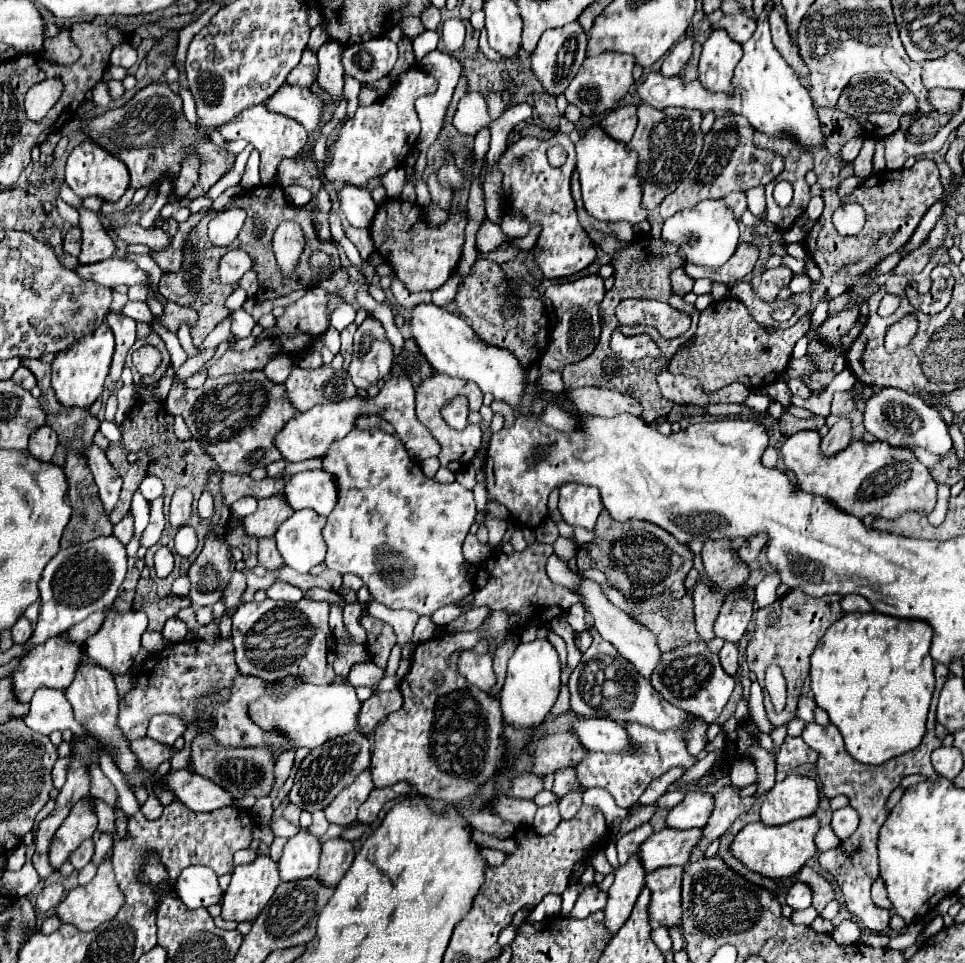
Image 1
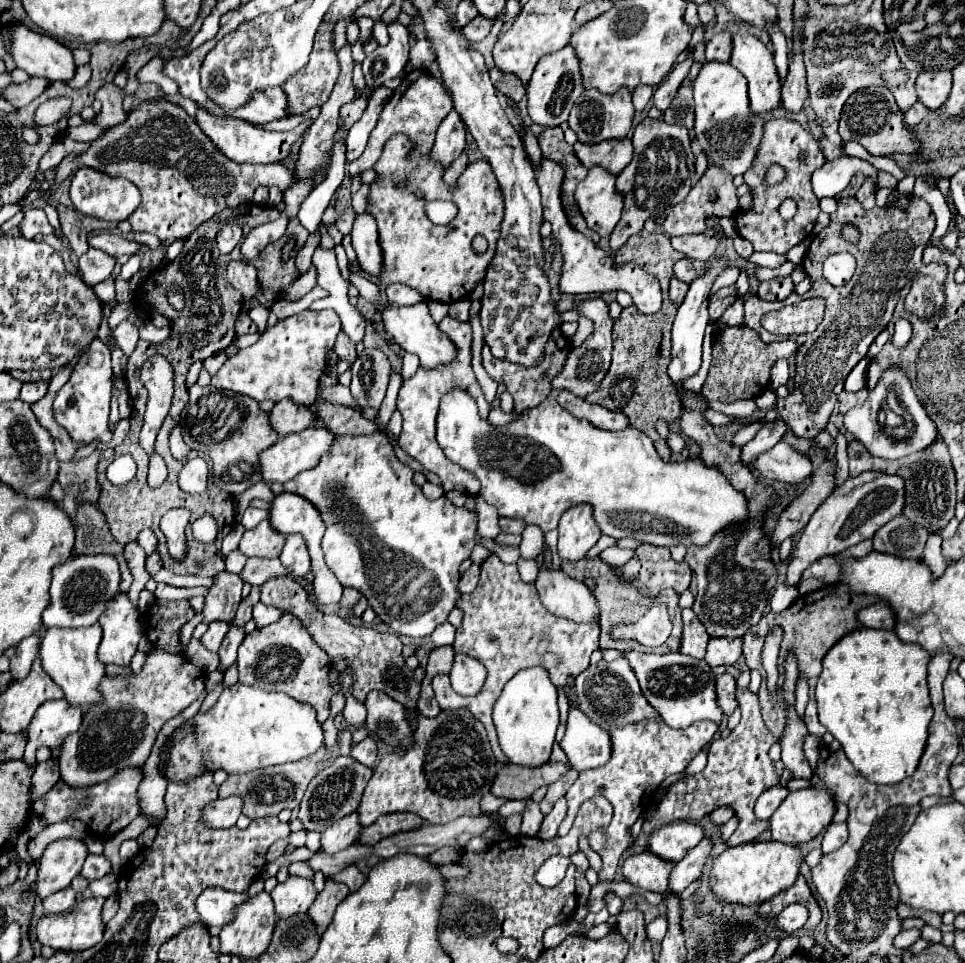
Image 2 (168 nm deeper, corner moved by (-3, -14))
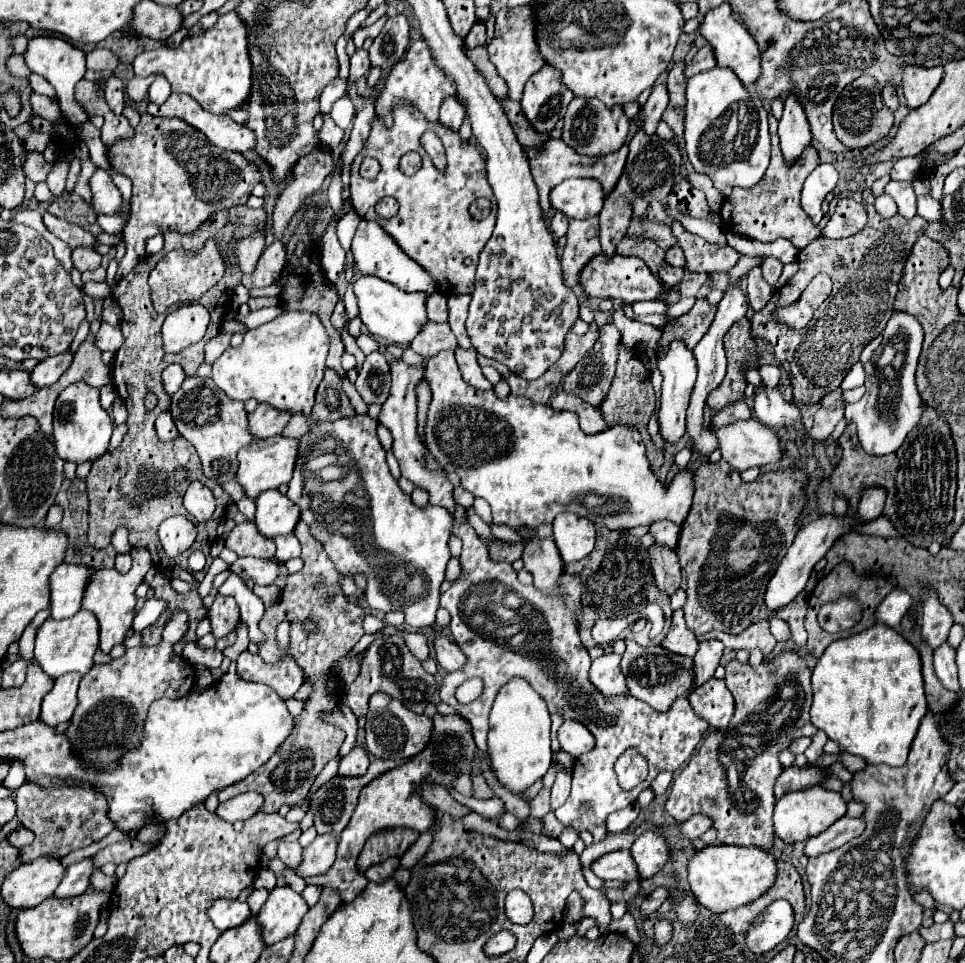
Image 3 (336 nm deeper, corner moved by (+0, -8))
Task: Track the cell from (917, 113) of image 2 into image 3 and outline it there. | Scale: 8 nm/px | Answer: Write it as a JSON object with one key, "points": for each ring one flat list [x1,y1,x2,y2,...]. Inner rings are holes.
{"points":[[883,86,883,90,881,90,881,96,883,96,883,102,895,112,897,110,897,104,899,104,899,100,897,100,897,92,895,92,895,88,893,86]]}

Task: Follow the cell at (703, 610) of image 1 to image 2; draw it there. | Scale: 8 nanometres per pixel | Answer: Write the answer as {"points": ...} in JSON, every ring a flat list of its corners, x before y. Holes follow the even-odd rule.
{"points":[[692,608,682,610,682,620,684,620,684,634,682,634,680,652,702,660,706,654,710,634,704,630,704,624,700,622,700,618,696,618]]}

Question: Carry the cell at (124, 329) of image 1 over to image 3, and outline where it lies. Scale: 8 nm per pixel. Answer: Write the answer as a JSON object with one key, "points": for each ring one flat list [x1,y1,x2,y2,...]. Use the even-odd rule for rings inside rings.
{"points":[[115,398,111,416,113,416,113,424,115,424,115,426,119,426,119,424,123,424,123,422,127,420,127,410,125,410,125,404,121,402,121,398]]}

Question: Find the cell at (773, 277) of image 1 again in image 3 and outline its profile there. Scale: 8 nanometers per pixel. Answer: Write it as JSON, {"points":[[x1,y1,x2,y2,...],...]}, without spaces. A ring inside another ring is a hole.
{"points":[[767,256,767,258,763,258,761,270,763,270,763,278,765,278,765,282,767,282,767,284,771,284,771,286,775,286,775,282,777,282,777,280,779,280,779,276,781,276,783,264,781,264,777,258]]}

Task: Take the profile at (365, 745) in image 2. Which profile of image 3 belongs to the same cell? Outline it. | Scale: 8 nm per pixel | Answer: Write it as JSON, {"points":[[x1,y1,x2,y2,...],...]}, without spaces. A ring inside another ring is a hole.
{"points":[[353,748,339,762,339,776,363,776,369,768,369,758,363,748]]}

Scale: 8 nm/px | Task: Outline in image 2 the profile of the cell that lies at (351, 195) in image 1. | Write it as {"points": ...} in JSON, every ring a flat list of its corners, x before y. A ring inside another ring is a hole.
{"points":[[362,212,356,216,354,228,352,228,352,246,356,250,360,268,370,276,378,276,382,262,380,262,376,220,372,218,372,214]]}

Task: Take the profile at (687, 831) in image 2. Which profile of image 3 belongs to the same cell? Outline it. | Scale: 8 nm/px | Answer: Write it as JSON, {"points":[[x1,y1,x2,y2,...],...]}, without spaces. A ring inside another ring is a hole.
{"points":[[655,832,641,834,631,846,631,856,637,864,637,872,641,880,653,878,671,860,667,840]]}

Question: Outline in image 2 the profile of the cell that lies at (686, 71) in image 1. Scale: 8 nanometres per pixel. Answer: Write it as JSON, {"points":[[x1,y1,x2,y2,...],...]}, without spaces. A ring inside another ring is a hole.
{"points":[[694,62,692,64,692,70,688,74,688,78,682,82,678,94,674,96,670,108,664,112,664,120,668,124,680,124,680,126,686,126,690,131,694,127,694,106,692,106,692,84,700,72,702,64,700,62]]}

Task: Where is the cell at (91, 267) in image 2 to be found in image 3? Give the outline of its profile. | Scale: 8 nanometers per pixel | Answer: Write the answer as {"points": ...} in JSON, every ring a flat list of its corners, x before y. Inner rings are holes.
{"points":[[77,248,73,250,73,266,79,272,95,270,101,264,101,254,97,254,93,248]]}

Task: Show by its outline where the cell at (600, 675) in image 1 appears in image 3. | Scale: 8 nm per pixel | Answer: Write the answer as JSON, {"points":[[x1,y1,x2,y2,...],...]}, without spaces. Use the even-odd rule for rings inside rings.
{"points":[[611,652,611,654,603,654,601,658,593,660,591,664,589,678,605,696,629,694,619,662,621,662,621,656]]}

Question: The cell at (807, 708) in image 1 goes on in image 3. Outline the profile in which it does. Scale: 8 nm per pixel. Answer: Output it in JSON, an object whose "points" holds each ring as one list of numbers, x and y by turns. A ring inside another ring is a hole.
{"points":[[783,650,767,664,757,668,731,660,725,670,727,688,735,698,735,714,729,728,725,732,711,732,703,740,699,752,691,756,691,762,685,764,675,780,675,786,671,786,665,810,679,822,691,818,693,814,709,816,713,820,713,828,717,830,717,844,757,846,761,850,771,850,775,838,773,808,777,804,773,784,783,772,779,752,785,750,793,738,813,736,817,730,809,720,811,670,795,650],[773,700,777,704,775,714,771,714],[737,752,741,752,741,756,737,756],[735,758,739,764,739,782,729,784,729,778,735,778,731,776,729,760,733,762]]}

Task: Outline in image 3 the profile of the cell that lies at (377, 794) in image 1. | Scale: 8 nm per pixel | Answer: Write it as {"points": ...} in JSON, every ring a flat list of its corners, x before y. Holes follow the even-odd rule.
{"points":[[387,830,371,836,357,860,357,870,363,874,369,866,381,864,387,858,401,858,409,846,413,846,419,838,419,832,413,830]]}

